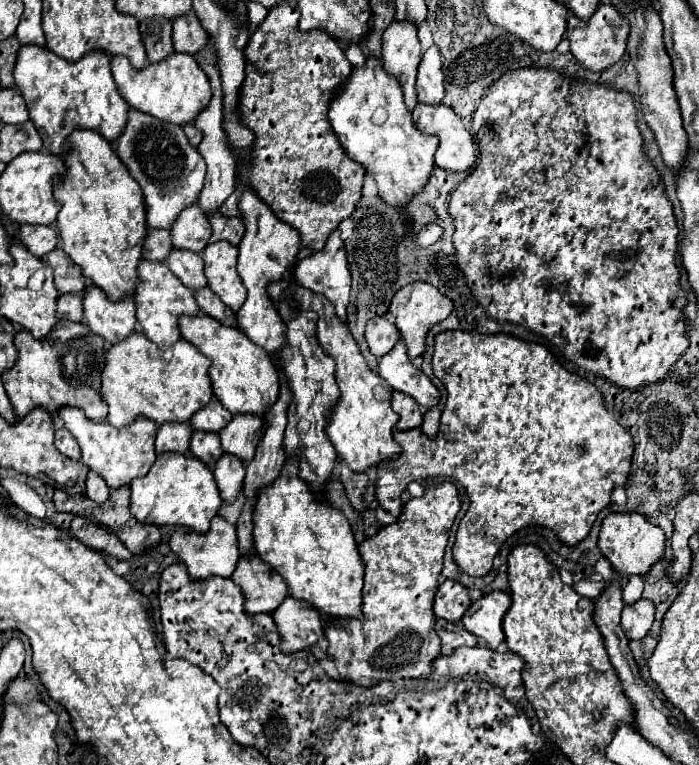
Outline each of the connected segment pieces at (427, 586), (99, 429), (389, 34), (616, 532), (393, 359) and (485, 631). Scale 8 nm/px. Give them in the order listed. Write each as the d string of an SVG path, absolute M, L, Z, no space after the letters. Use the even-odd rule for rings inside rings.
M441 482L425 488L421 498L411 498L395 524L381 528L373 538L365 538L359 546L365 562L365 586L363 586L363 618L343 622L331 620L325 628L329 638L327 654L335 660L343 680L357 686L373 686L381 680L399 678L427 678L433 672L433 660L441 654L441 640L435 632L433 600L439 586L439 574L443 570L443 554L449 540L449 530L461 508L459 492L451 482Z
M61 408L61 412L57 414L63 422L65 428L77 438L79 446L81 446L81 462L97 472L109 488L121 488L131 484L133 478L141 478L149 472L149 468L153 466L157 454L155 454L155 434L157 434L157 424L149 422L147 418L137 418L137 422L133 422L133 426L127 428L113 428L109 426L109 422L93 422L89 420L83 410L77 408Z
M393 22L383 34L383 70L397 78L405 94L409 112L417 106L417 66L421 62L421 44L417 28L411 22Z
M609 514L603 520L597 546L621 576L645 576L663 558L665 536L661 528L645 522L639 514Z
M401 340L389 354L385 354L379 362L379 376L399 392L409 394L417 404L425 408L433 408L439 404L441 394L433 386L433 382L411 364L407 356L407 346Z
M491 592L481 600L473 602L463 616L463 626L483 638L491 650L497 650L505 642L503 634L503 614L511 606L511 596L507 592Z

